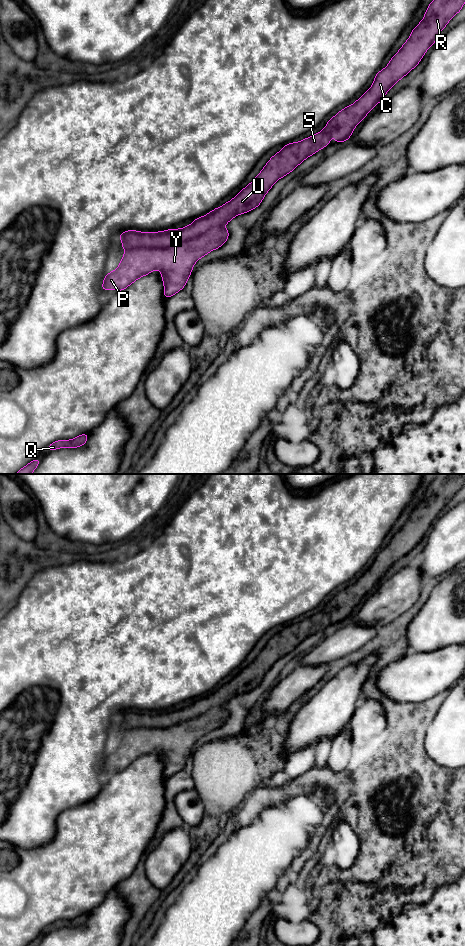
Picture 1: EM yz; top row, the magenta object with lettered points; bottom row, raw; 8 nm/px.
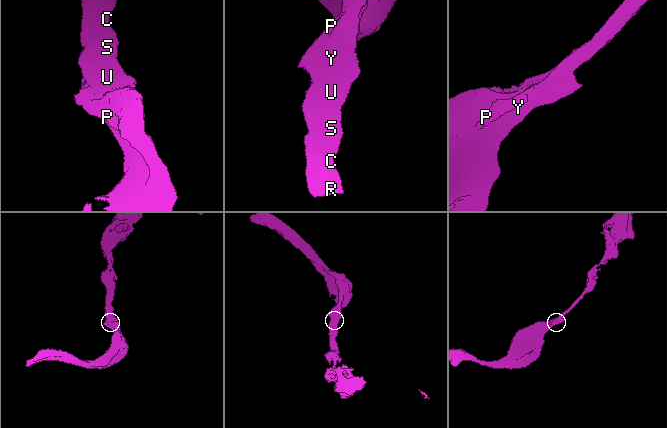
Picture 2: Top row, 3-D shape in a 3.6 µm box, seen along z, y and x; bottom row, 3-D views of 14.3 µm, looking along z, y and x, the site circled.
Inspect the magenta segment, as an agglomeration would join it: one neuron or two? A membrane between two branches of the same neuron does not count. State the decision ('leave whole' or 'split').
split

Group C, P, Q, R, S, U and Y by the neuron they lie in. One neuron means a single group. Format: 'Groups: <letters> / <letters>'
Groups: C R S U / P Q Y

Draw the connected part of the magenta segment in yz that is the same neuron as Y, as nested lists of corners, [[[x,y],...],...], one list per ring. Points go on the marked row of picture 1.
[[[218,226],[170,247],[131,248],[123,255],[118,268],[106,274],[102,290],[122,291],[135,280],[160,269],[164,297],[168,299],[184,288],[197,260],[224,245],[228,237],[228,230]]]

